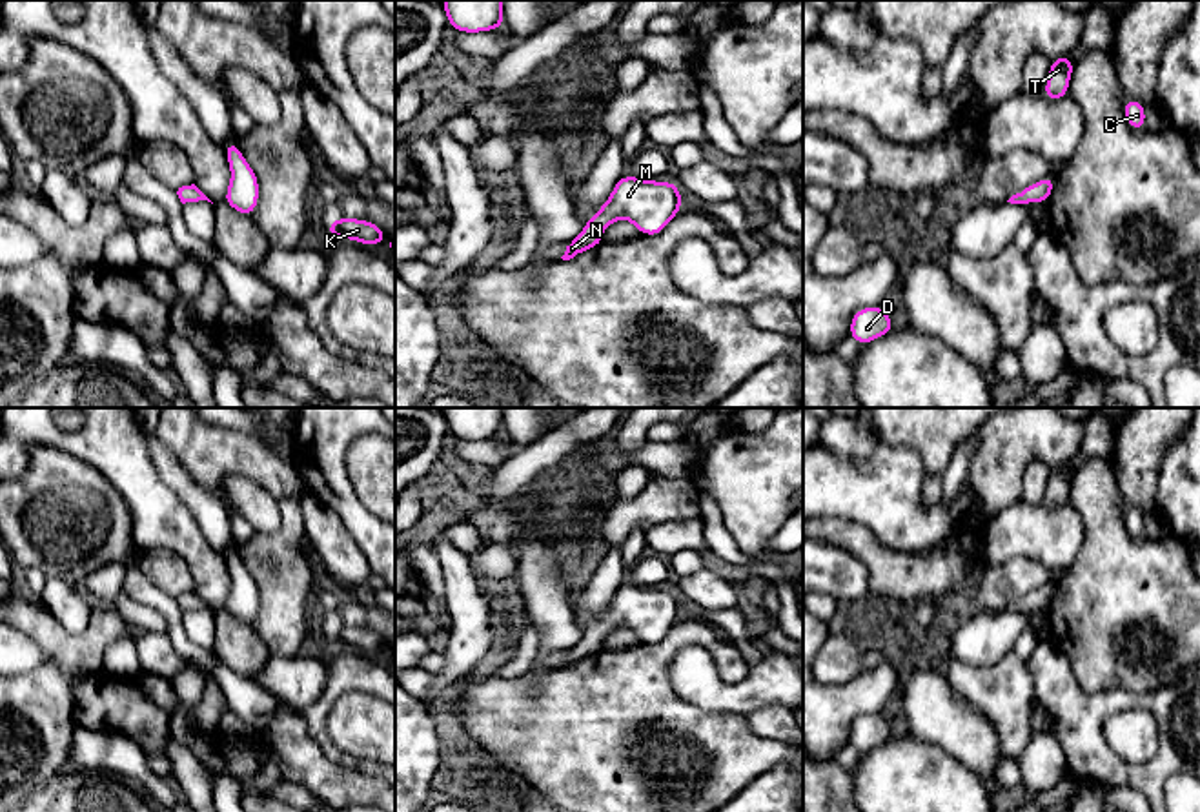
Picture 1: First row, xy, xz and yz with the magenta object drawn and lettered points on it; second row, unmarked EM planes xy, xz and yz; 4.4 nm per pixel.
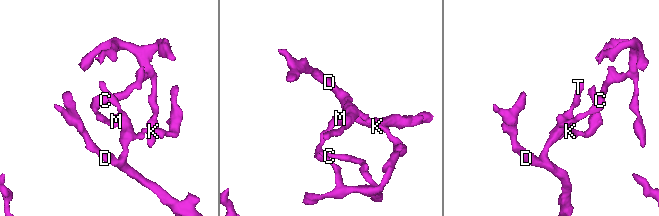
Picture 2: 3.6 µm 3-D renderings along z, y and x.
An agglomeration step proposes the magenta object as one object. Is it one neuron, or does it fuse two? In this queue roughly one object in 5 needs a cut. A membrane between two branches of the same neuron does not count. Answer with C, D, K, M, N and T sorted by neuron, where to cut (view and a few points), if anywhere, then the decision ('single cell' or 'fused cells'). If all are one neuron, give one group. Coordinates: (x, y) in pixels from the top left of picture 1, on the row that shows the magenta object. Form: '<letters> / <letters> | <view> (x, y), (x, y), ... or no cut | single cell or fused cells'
C D K M N T | no cut | single cell

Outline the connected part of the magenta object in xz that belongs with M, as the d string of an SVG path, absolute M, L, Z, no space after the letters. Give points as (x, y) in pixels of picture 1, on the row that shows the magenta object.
M623 175L608 200L585 224L583 231L566 246L563 260L570 260L603 244L603 229L619 218L630 220L641 235L659 235L683 208L679 188Z

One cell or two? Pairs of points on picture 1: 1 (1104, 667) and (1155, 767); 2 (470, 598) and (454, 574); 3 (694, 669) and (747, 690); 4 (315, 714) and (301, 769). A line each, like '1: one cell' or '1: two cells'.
1: two cells
2: one cell
3: one cell
4: two cells

